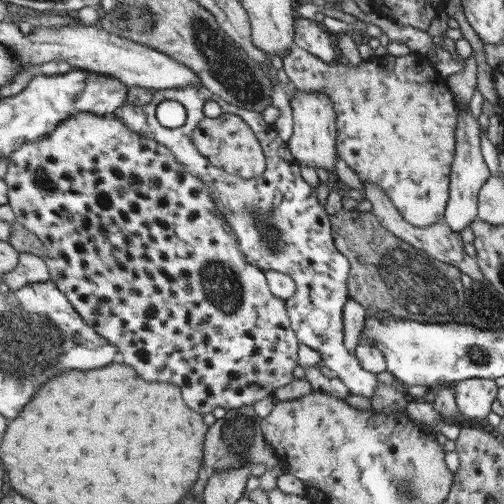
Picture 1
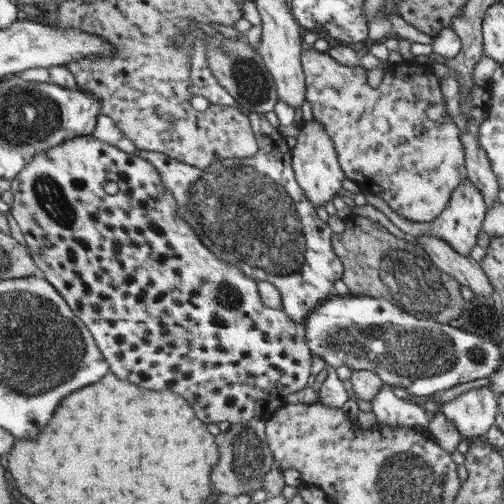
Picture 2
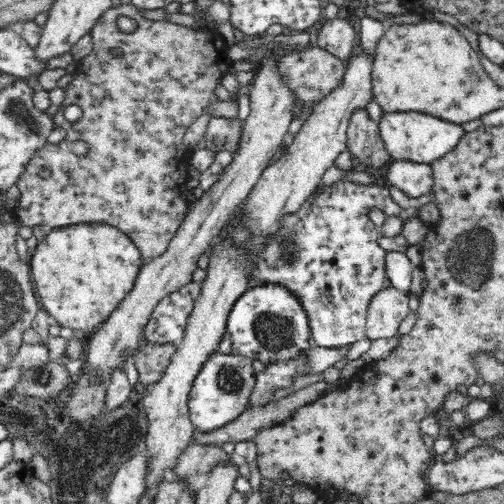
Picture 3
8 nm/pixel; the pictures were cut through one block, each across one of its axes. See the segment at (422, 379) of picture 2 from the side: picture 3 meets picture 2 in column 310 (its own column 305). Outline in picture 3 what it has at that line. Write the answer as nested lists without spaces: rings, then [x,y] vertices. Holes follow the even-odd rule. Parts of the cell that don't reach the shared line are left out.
[[[260,284],[256,288],[250,288],[234,300],[234,304],[228,312],[228,336],[230,336],[230,342],[232,342],[232,354],[250,356],[252,360],[258,358],[264,364],[276,362],[276,360],[282,360],[282,358],[290,358],[298,350],[312,344],[308,320],[306,320],[304,310],[298,306],[298,300],[292,294],[288,294],[288,290],[284,290],[282,286],[272,286],[272,284],[266,284],[266,286]]]

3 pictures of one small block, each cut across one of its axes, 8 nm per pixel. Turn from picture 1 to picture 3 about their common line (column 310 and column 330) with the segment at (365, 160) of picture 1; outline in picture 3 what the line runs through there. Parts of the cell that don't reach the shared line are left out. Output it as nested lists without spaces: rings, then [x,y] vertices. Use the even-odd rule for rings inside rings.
[[[320,46],[286,56],[282,60],[282,70],[286,70],[292,86],[298,90],[302,104],[314,100],[322,102],[330,92],[334,92],[334,88],[338,88],[346,74],[342,60]]]

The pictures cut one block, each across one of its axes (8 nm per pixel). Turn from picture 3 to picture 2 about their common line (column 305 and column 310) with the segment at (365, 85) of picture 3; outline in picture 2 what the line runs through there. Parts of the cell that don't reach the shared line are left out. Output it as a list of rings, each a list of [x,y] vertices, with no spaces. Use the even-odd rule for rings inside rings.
[[[313,120],[309,124],[301,124],[299,144],[293,150],[295,150],[293,152],[293,170],[297,172],[297,182],[301,184],[307,198],[317,208],[319,206],[325,208],[335,196],[339,196],[339,192],[343,190],[343,182],[347,180],[347,174],[341,168],[341,158],[339,158],[339,152],[335,148],[333,140],[327,136],[323,126],[317,120]]]

